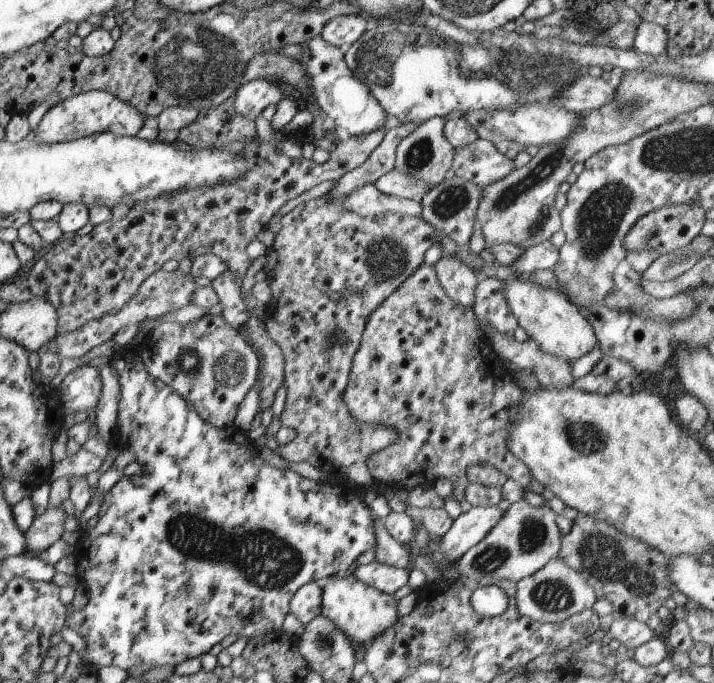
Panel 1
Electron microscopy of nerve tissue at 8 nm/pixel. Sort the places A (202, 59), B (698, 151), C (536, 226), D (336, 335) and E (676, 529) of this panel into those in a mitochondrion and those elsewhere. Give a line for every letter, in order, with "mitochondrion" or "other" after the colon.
A: mitochondrion
B: mitochondrion
C: mitochondrion
D: mitochondrion
E: other

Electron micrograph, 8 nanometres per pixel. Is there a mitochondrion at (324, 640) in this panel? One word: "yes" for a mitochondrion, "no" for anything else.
yes

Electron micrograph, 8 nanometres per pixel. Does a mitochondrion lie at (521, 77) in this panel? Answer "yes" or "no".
yes

